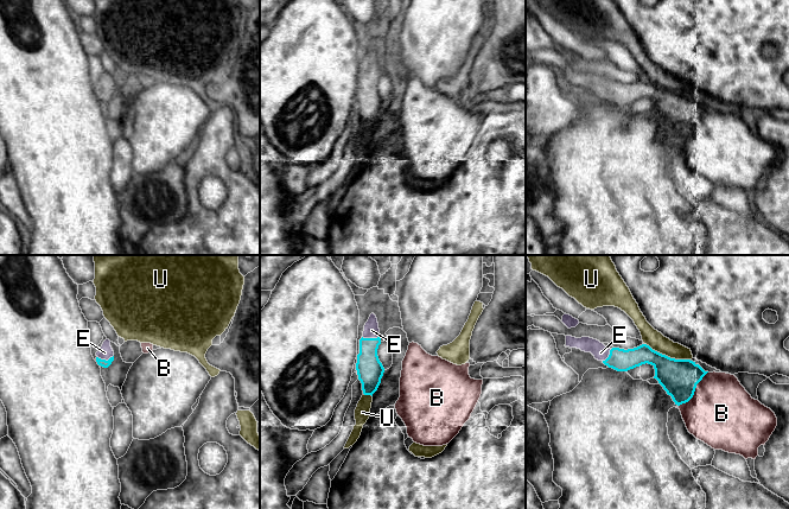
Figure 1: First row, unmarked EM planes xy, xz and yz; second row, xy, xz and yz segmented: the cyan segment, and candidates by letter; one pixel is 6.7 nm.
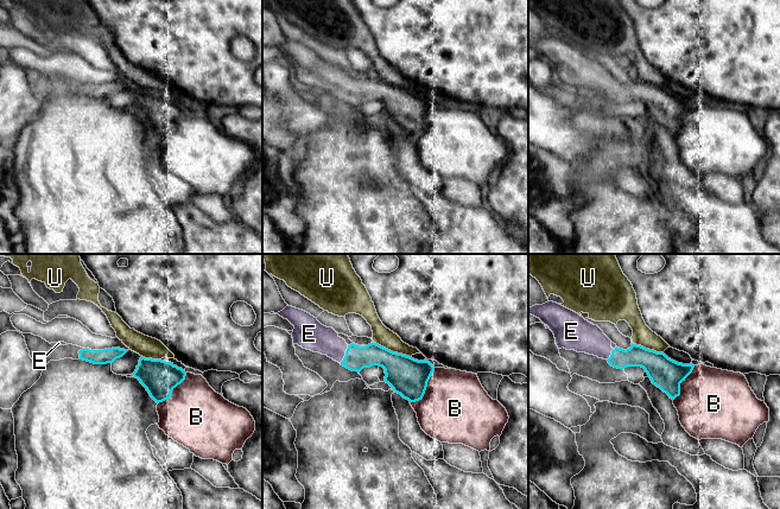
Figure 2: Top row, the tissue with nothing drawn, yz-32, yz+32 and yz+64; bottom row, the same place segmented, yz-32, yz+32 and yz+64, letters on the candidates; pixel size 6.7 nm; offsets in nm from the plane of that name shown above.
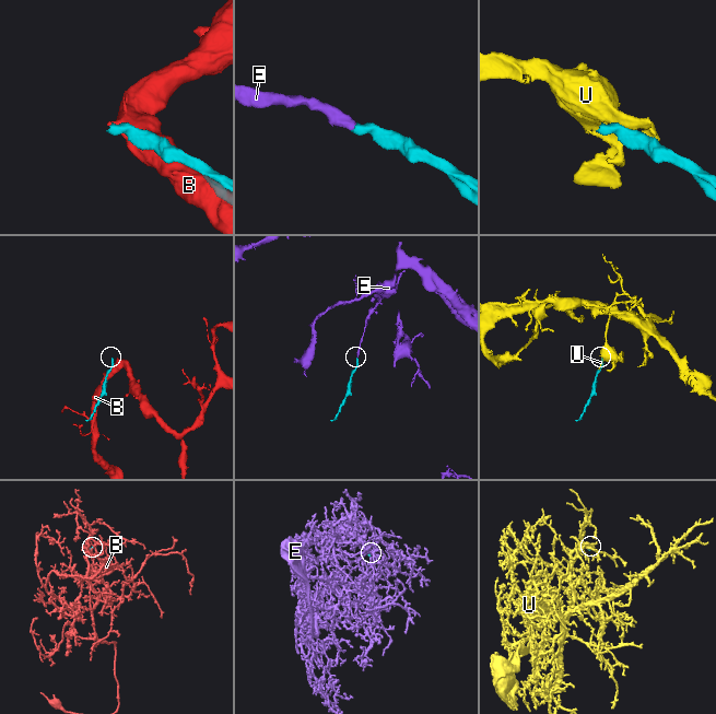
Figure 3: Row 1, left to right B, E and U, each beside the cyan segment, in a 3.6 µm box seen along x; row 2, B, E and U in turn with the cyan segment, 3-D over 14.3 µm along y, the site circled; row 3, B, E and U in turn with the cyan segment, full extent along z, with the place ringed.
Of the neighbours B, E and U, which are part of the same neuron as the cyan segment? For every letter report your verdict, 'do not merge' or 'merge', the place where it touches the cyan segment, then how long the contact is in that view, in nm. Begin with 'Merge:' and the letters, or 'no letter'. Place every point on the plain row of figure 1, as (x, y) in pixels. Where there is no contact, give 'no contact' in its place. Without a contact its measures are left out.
Merge: E
B: do not merge; meets cyan in yz at (694, 125); contact 300 nm long
E: merge; meets cyan in xz at (370, 72); contact 120 nm long
U: do not merge; meets cyan in yz at (667, 90); contact 340 nm long

